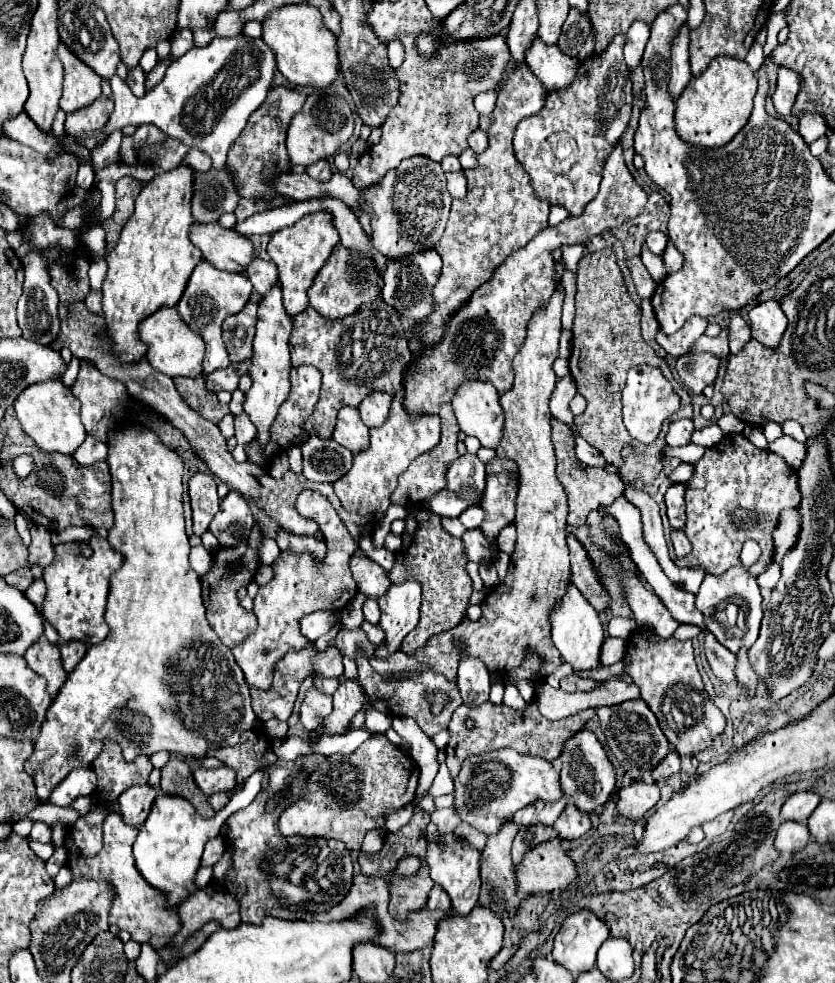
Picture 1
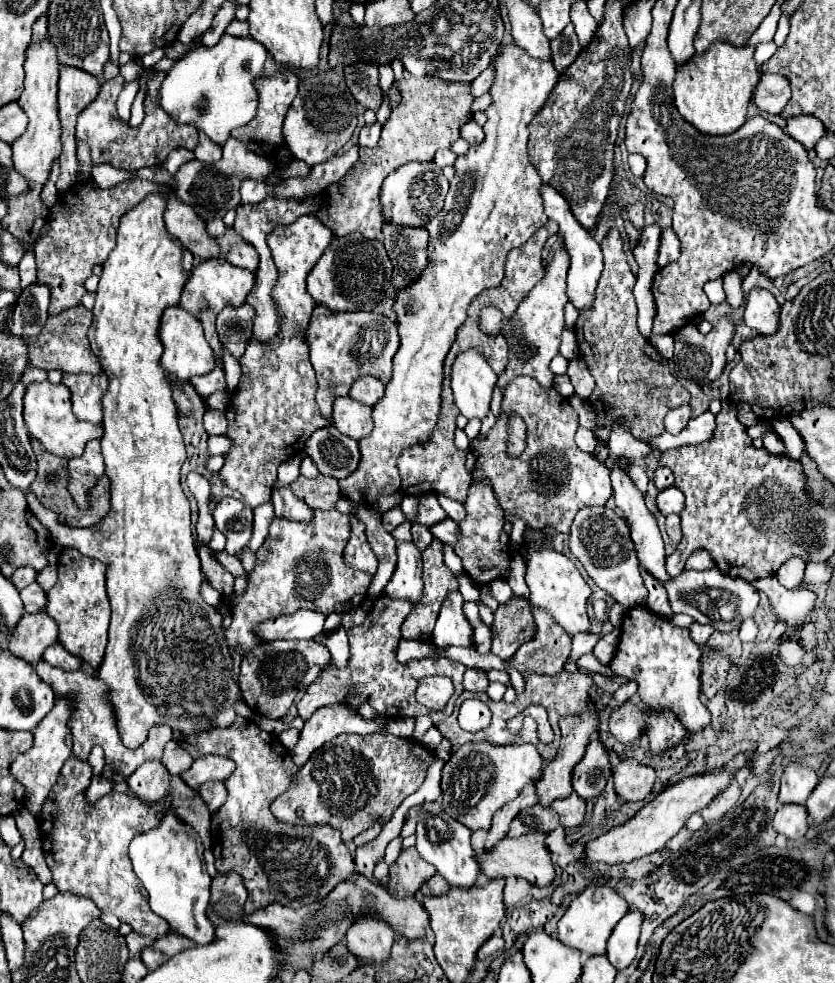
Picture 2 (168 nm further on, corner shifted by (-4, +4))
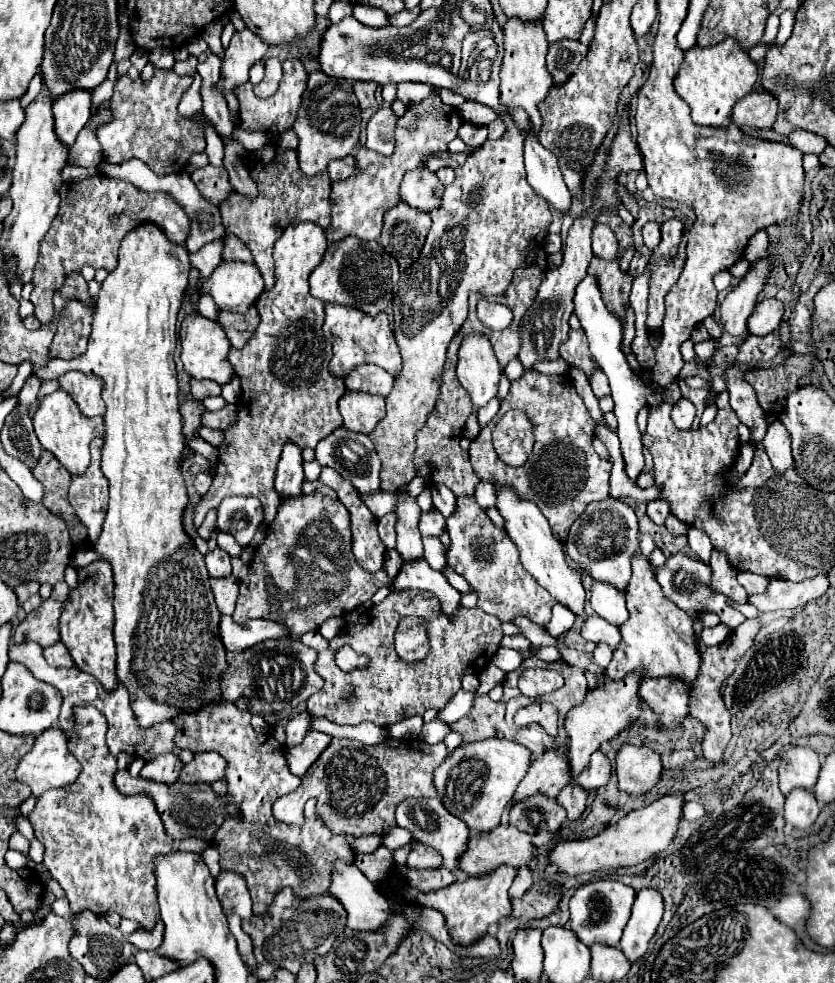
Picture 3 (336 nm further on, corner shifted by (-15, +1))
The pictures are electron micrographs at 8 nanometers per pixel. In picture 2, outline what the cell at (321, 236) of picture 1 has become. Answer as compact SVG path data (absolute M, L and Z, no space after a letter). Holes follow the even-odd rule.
M299 217L291 225L273 229L267 239L273 263L279 271L273 287L273 301L279 309L281 325L277 337L267 345L251 337L239 359L243 375L237 389L231 393L225 411L229 419L225 437L231 439L231 449L225 453L225 465L219 469L219 479L229 489L239 491L251 509L269 501L279 465L299 455L313 431L333 423L321 417L317 409L317 381L309 361L309 347L305 343L305 331L317 305L305 289L305 279L321 253L329 247L331 239L333 235L321 225L321 221L317 221L317 217Z

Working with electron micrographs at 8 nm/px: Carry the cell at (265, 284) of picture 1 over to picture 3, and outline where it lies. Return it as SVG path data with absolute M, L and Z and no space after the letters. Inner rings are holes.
M232 234L226 240L226 246L224 246L224 254L222 256L224 256L224 260L240 260L240 262L254 264L252 252L248 252L248 246L240 238L236 238Z

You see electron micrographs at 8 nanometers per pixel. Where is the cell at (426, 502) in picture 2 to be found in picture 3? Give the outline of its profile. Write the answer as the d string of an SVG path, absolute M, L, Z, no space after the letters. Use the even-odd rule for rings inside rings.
M386 514L378 520L378 534L382 538L382 542L386 544L386 548L394 548L396 546L396 514Z

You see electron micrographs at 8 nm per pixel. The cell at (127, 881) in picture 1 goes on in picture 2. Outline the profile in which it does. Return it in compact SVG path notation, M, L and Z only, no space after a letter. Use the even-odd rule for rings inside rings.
M69 757L57 777L57 783L49 791L49 797L45 799L41 807L41 821L39 821L39 831L41 831L41 841L43 841L43 853L45 861L53 873L53 883L57 885L59 893L75 893L81 897L91 899L101 911L109 911L119 917L121 923L127 923L133 927L135 933L141 935L151 935L153 939L159 939L167 935L169 927L161 917L157 917L147 903L145 889L141 881L137 881L137 875L133 873L127 847L131 839L139 833L145 833L153 827L159 825L159 817L143 803L133 797L133 793L109 793L101 797L97 803L89 803L85 797L85 781L91 781L91 765L87 761L81 761L77 757Z

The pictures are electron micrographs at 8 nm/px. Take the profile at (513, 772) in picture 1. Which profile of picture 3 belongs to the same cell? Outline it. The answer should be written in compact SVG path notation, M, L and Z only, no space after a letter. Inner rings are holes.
M500 738L462 744L436 768L434 784L446 810L464 820L470 832L492 832L532 760L532 752L526 746Z

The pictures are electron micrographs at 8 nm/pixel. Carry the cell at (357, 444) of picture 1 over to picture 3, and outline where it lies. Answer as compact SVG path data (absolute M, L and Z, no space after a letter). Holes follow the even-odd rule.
M346 392L340 398L340 414L344 426L358 434L370 434L384 418L384 398L366 392Z

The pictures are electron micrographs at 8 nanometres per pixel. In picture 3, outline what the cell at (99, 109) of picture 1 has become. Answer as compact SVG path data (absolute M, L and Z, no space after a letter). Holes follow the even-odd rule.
M164 68L154 70L150 84L144 84L142 80L130 80L126 74L120 76L114 84L114 96L110 100L112 120L96 130L98 142L102 144L104 160L116 164L130 158L140 158L158 176L182 172L188 164L188 158L194 152L204 152L206 146L202 122L184 118L178 112L180 98L190 88L190 84L192 76L178 76L174 70Z

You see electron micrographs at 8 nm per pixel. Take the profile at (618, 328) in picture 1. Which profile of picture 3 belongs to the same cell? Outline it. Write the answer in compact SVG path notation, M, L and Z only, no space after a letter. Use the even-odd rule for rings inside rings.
M598 256L592 258L590 266L588 266L588 274L594 274L598 278L600 284L600 292L602 292L602 300L606 304L606 308L620 318L622 326L626 324L626 310L630 306L630 286L634 276L626 274L620 270L618 260L600 260Z

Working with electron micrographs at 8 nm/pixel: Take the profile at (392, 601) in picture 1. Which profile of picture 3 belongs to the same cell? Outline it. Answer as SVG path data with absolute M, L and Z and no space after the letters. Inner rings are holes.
M400 496L398 506L396 506L396 532L398 532L398 544L396 550L404 558L404 562L420 560L424 558L424 546L422 546L422 534L418 530L418 520L420 520L422 510L416 506L414 498Z

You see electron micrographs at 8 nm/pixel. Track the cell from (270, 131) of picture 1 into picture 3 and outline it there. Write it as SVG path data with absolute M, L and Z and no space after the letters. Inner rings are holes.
M292 58L282 62L282 70L284 70L284 76L280 80L280 88L270 98L258 98L254 94L250 82L242 84L236 90L236 96L240 100L240 120L242 120L240 128L242 130L248 130L248 132L270 132L270 128L276 126L278 132L286 132L286 130L292 128L292 124L296 120L296 114L298 114L298 108L300 108L300 102L302 102L302 94L306 90L308 72L304 70L300 60L292 60Z

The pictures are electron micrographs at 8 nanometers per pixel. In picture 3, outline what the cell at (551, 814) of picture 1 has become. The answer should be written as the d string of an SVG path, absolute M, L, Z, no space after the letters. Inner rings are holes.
M632 672L624 676L622 680L606 680L602 686L590 690L580 706L574 706L564 720L564 728L570 736L570 784L576 784L576 776L584 768L588 768L588 760L592 752L600 748L604 740L612 740L620 730L624 730L632 720L640 716L640 698L638 698L638 684L640 684L642 674Z

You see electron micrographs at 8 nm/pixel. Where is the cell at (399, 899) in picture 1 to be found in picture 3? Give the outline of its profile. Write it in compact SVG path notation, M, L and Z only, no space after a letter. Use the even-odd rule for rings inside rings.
M416 842L414 848L412 848L412 852L410 852L410 856L408 856L406 866L414 868L414 870L440 868L442 866L442 856L434 848L430 848L430 846L422 844L422 842Z

